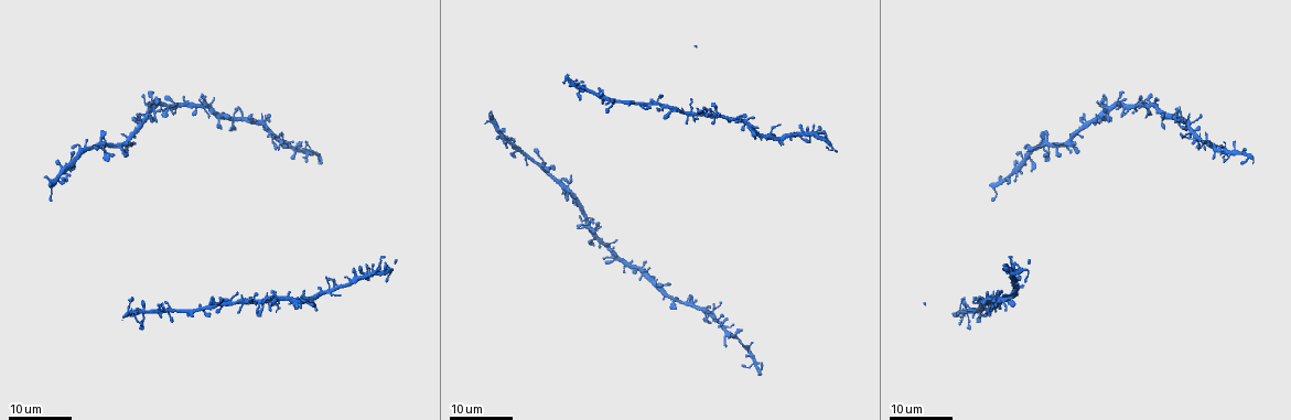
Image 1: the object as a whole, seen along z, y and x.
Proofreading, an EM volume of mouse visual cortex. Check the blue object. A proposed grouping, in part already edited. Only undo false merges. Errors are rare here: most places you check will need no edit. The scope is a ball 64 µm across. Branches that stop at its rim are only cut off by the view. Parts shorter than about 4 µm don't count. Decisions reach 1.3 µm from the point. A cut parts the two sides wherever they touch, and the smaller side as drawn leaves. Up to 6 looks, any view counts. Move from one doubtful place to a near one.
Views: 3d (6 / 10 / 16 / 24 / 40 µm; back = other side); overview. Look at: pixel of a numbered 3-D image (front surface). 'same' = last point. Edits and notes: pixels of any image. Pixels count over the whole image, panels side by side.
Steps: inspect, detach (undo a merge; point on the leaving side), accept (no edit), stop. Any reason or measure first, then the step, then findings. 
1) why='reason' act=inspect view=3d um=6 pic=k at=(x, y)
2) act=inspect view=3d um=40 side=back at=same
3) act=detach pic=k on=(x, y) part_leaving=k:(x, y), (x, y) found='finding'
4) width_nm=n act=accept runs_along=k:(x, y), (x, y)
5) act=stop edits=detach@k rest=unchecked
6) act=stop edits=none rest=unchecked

why='thick turns thin' act=inspect view=3d um=16 pic=1 at=(712, 316)

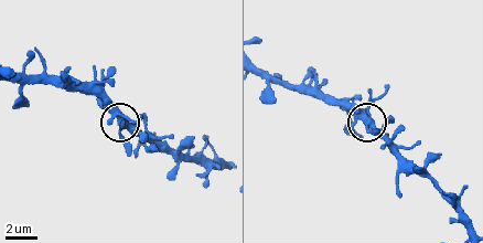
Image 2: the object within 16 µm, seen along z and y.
why='closer look' act=inspect view=3d um=6 pic=2 at=(122, 118)

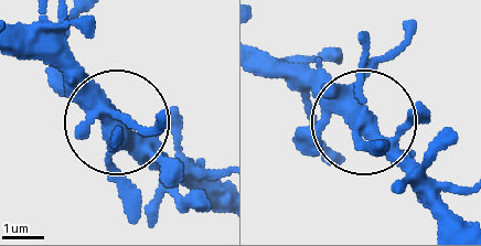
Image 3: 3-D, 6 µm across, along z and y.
act=accept runs_along=3:(263, 54), (316, 72), (428, 184) found='all the same neuron'

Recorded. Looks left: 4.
why='thin neck' act=inspect view=3d um=24 pic=1 at=(741, 343)

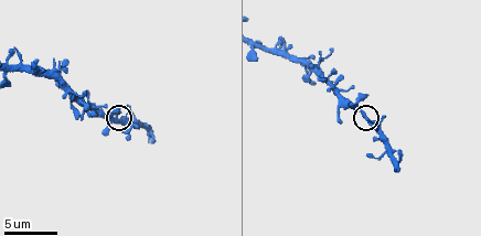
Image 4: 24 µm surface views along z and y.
act=inspect view=3d um=10 pic=4 at=(364, 115)

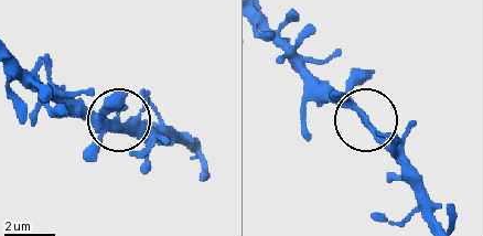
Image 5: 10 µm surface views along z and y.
width_nm=320 act=accept found='all the same neuron'

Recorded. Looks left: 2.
act=stop edits=none rest=unchecked

